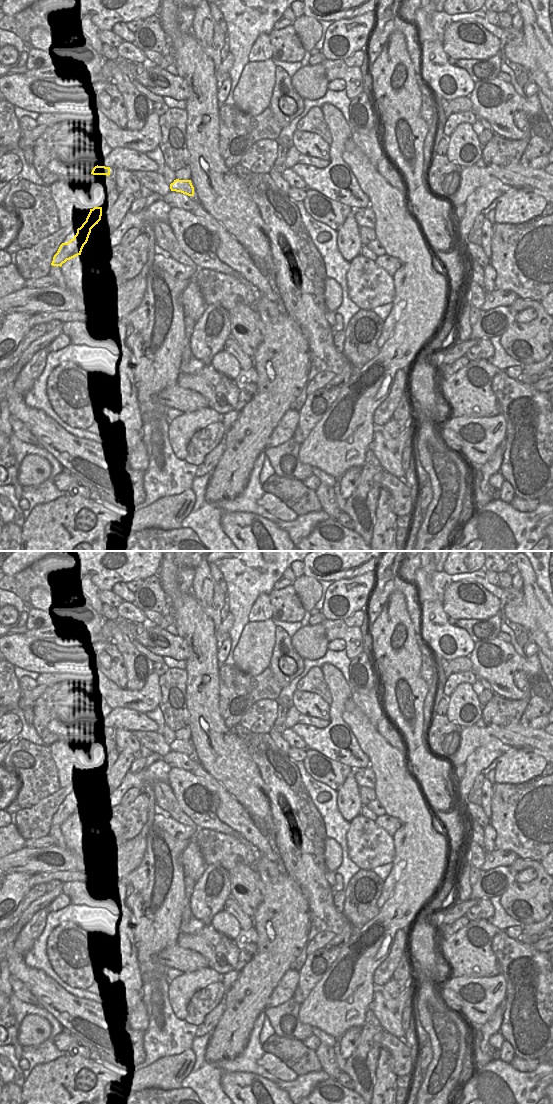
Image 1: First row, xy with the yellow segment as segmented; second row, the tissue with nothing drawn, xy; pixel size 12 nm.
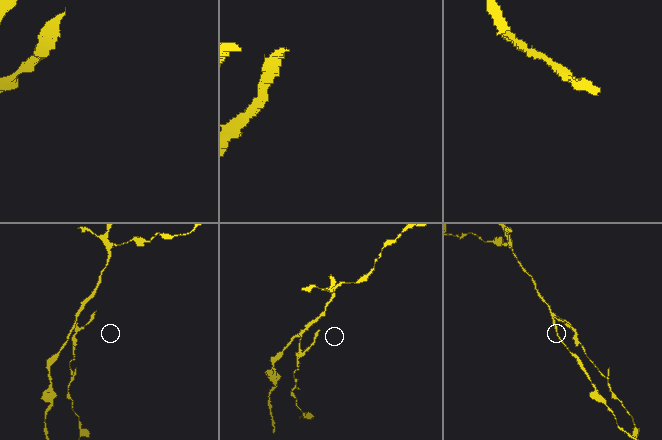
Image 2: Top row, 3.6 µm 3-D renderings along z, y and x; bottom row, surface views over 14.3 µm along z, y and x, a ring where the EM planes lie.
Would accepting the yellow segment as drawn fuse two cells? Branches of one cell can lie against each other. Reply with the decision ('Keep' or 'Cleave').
Cleave.

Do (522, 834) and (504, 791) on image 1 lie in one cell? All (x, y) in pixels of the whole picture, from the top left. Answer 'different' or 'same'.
same

